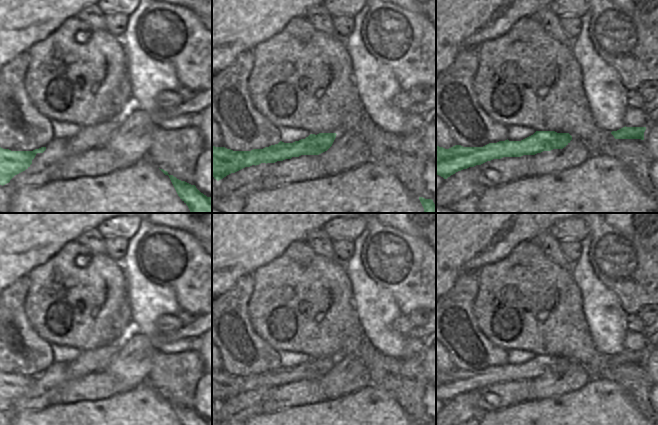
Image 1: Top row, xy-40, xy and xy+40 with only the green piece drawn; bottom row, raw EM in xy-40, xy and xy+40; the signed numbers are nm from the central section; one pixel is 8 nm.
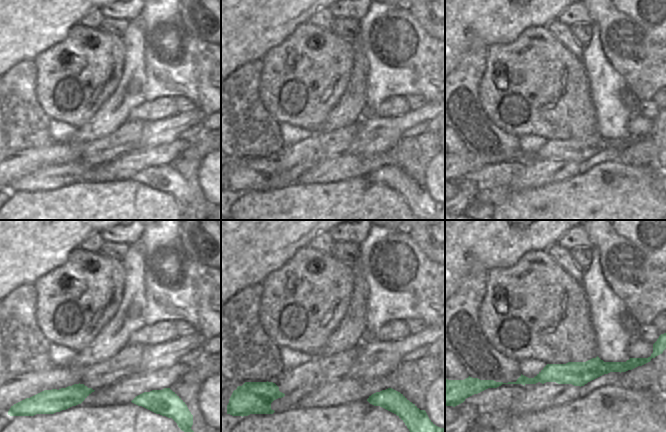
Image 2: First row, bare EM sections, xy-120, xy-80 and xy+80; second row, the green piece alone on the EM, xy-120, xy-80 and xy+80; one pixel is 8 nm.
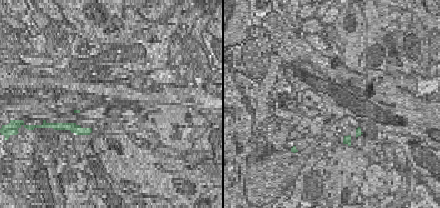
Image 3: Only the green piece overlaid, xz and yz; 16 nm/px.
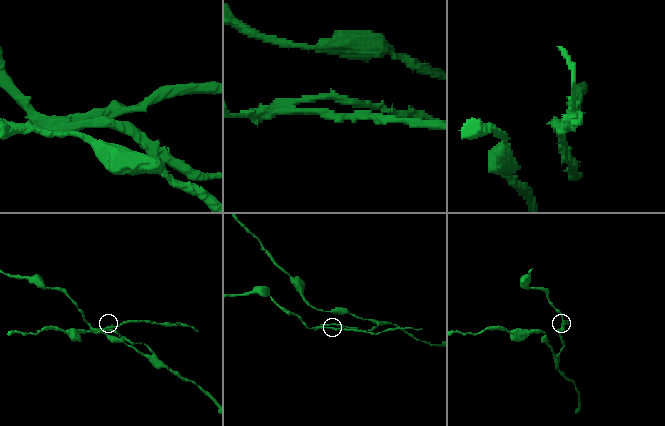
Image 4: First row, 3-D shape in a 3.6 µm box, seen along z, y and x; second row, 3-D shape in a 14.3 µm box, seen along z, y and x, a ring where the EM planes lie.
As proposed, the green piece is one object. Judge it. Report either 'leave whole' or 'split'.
split

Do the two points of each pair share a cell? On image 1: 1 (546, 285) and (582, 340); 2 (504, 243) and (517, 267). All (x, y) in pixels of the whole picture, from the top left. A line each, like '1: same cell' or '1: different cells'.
1: same cell
2: different cells

